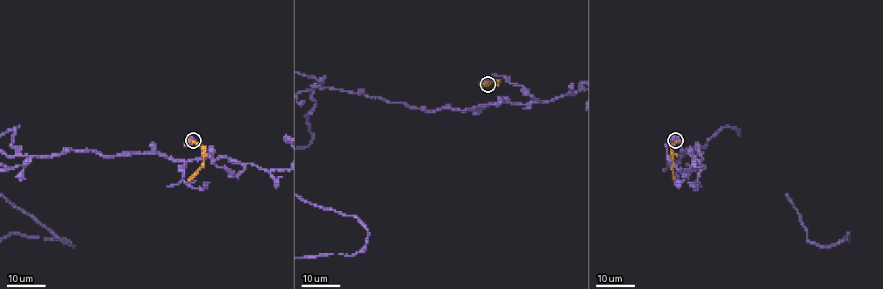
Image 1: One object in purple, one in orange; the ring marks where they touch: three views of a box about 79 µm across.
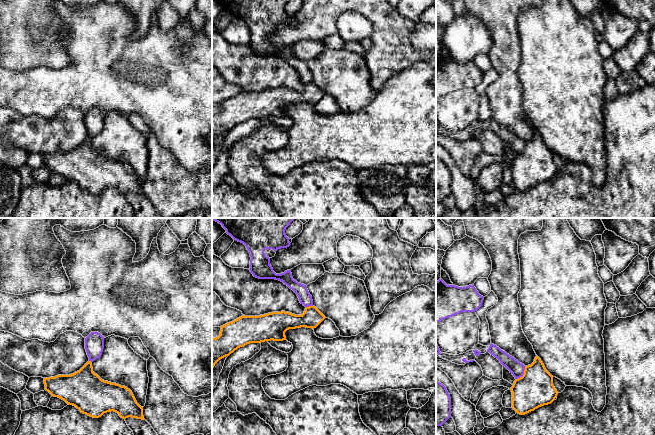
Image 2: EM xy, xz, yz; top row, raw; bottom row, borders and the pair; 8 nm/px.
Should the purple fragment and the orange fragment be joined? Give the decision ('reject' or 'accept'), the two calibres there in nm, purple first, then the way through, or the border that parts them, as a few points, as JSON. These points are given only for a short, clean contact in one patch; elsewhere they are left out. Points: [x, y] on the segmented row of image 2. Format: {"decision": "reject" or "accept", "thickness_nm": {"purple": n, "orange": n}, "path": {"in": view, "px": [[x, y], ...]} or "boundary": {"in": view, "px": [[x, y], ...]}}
{"decision": "reject", "thickness_nm": {"purple": 110, "orange": 300}, "boundary": {"in": "yz", "px": [[525, 366], [524, 373], [516, 379]]}}

